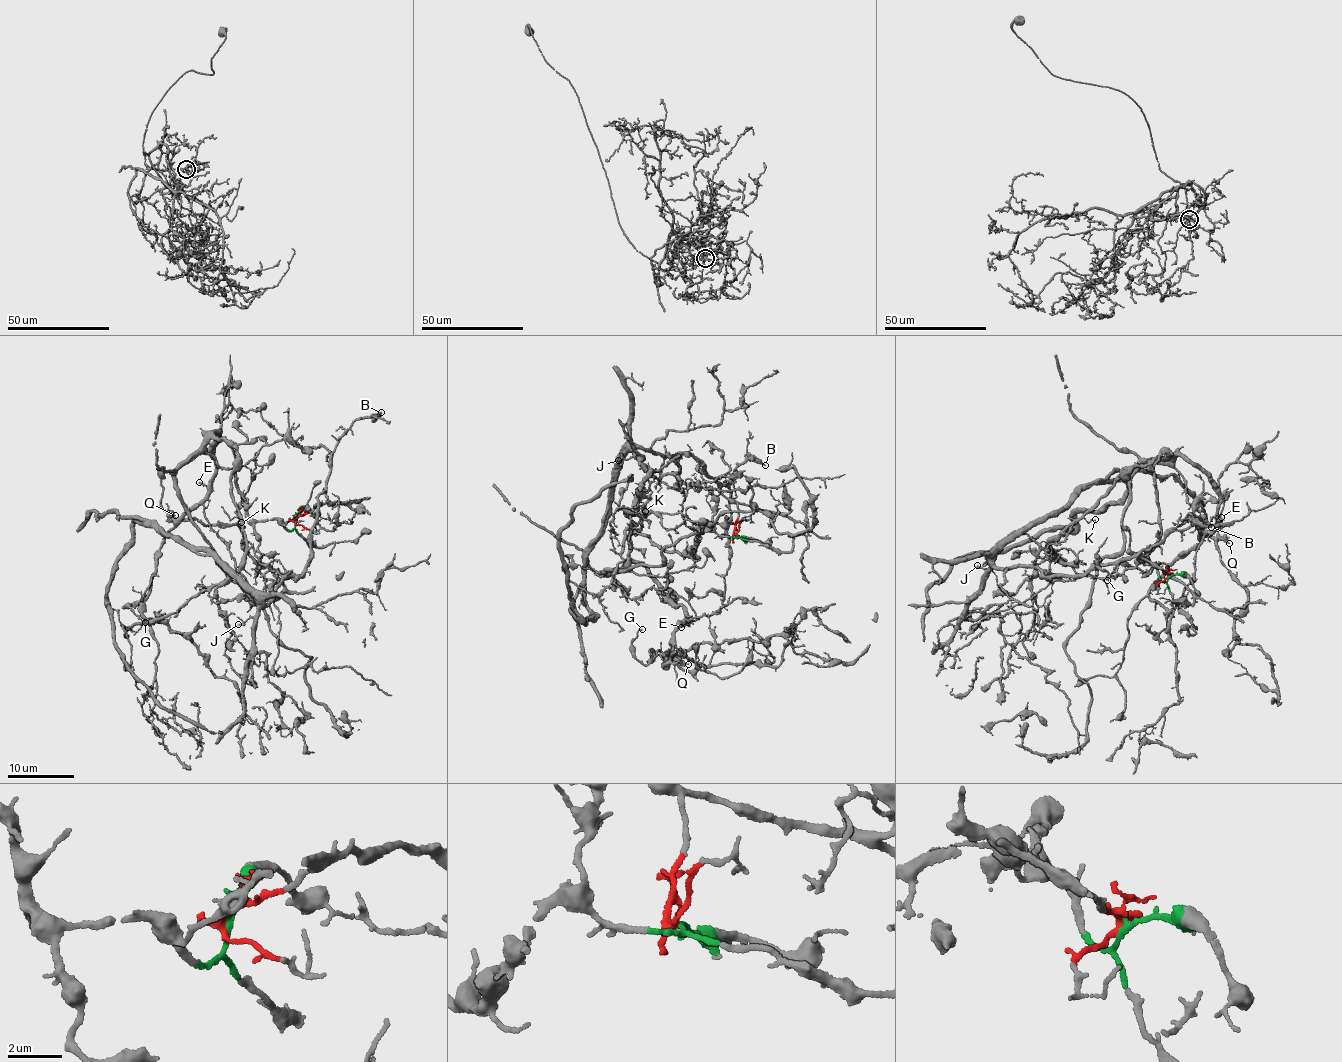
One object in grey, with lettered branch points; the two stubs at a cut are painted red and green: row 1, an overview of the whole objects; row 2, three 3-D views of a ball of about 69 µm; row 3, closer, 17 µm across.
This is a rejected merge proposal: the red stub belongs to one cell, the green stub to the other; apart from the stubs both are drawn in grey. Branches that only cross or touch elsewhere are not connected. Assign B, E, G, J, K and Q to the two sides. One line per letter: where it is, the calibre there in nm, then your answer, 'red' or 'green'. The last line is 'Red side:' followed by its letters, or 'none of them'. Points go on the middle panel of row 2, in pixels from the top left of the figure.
B: at (765, 465); 200 nm thick; red
E: at (681, 627); 180 nm thick; green
G: at (642, 629); 130 nm thick; green
J: at (618, 460); 220 nm thick; red
K: at (645, 511); 120 nm thick; green
Q: at (688, 664); 300 nm thick; green
Red side: B, J

